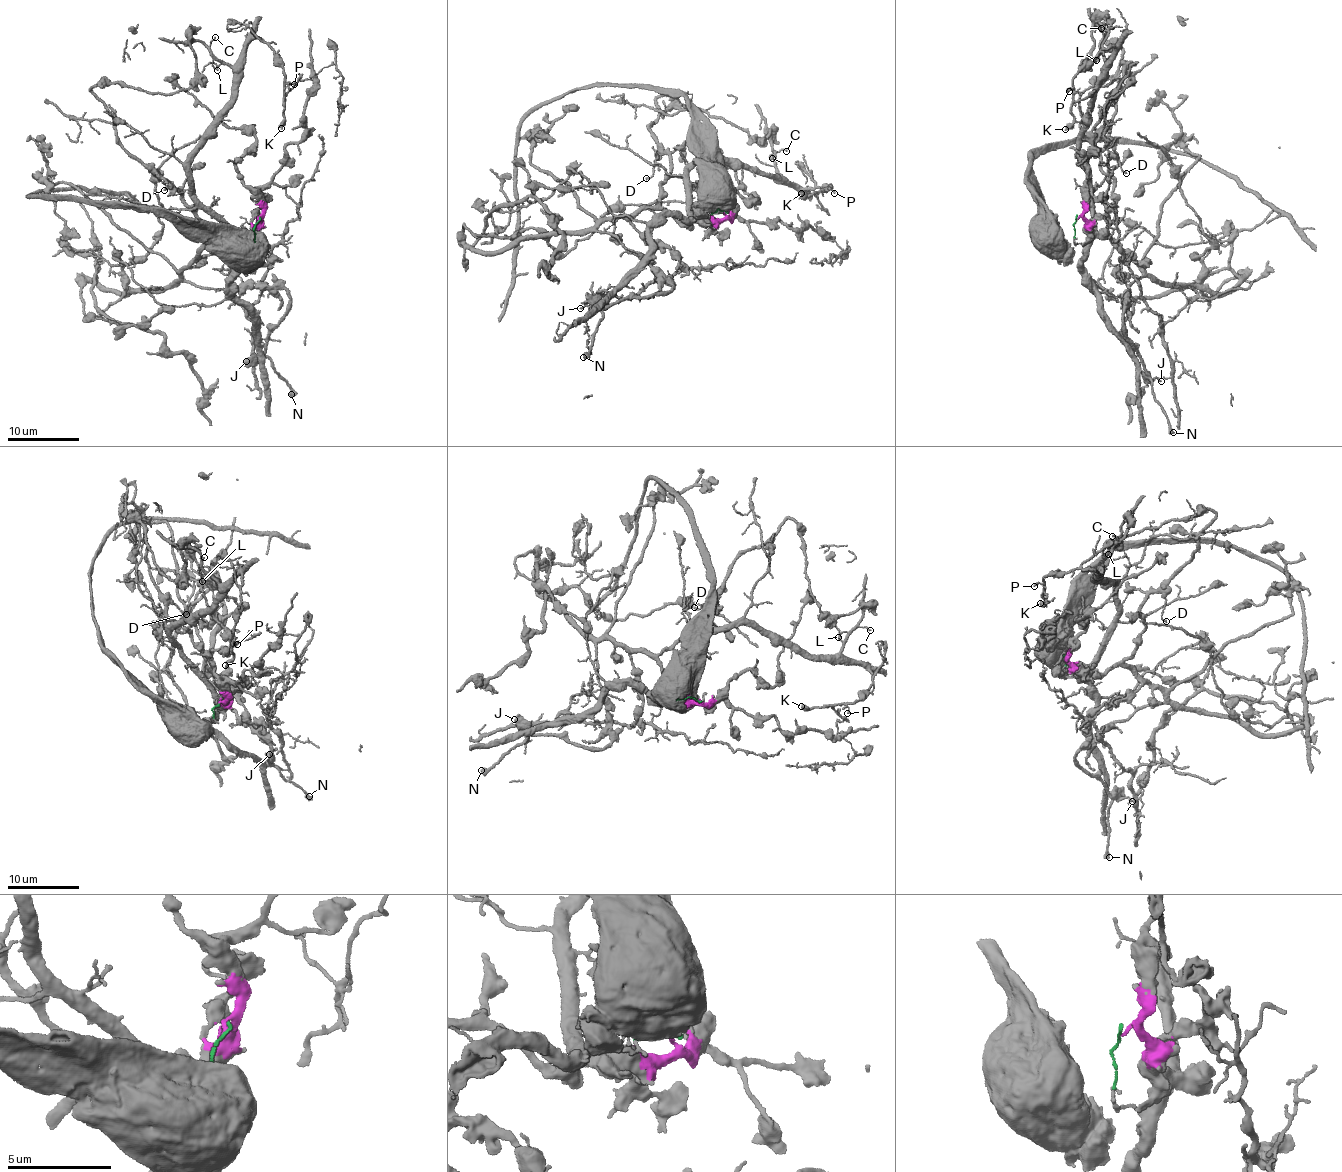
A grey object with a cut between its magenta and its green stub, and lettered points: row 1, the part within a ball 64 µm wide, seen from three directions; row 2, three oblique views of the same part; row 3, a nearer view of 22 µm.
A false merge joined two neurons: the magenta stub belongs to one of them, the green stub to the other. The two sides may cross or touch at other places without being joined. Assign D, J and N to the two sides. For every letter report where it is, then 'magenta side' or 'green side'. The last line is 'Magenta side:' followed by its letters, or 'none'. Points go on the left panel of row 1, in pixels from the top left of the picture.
D: place (164, 190); magenta side
J: place (246, 361); magenta side
N: place (291, 394); magenta side
Magenta side: D, J, N

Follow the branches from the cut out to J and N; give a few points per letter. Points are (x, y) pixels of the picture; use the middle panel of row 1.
J: (724, 212), (721, 218), (679, 221), (653, 209), (600, 225), (597, 230), (644, 255), (671, 290), (579, 308)
N: (724, 212), (721, 218), (679, 221), (653, 209), (598, 226), (644, 255), (672, 286), (602, 311), (582, 357)

